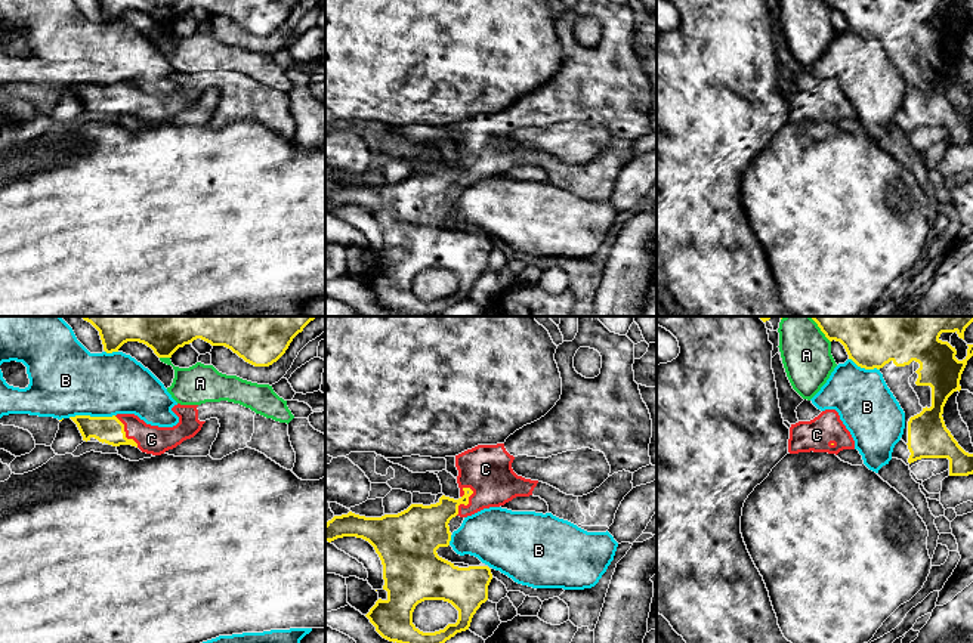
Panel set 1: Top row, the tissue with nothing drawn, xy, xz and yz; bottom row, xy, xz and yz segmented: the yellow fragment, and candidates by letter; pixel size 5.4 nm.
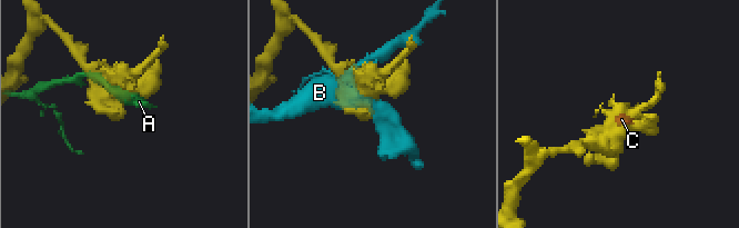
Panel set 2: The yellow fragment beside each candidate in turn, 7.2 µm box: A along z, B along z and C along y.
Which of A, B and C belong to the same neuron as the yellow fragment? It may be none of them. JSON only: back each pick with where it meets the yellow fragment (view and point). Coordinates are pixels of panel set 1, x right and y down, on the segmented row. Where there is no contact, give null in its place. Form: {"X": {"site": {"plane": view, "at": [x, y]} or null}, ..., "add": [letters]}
{"C": {"site": {"plane": "xz", "at": [466, 504]}}, "add": ["C"]}

